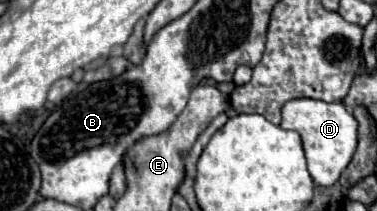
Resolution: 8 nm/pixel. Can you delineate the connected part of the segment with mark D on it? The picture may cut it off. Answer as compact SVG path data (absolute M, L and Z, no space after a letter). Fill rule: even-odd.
M295 98L283 106L279 126L285 130L299 132L305 150L307 170L315 184L333 186L351 162L351 156L357 146L357 122L353 114L341 102L327 104L313 98Z

